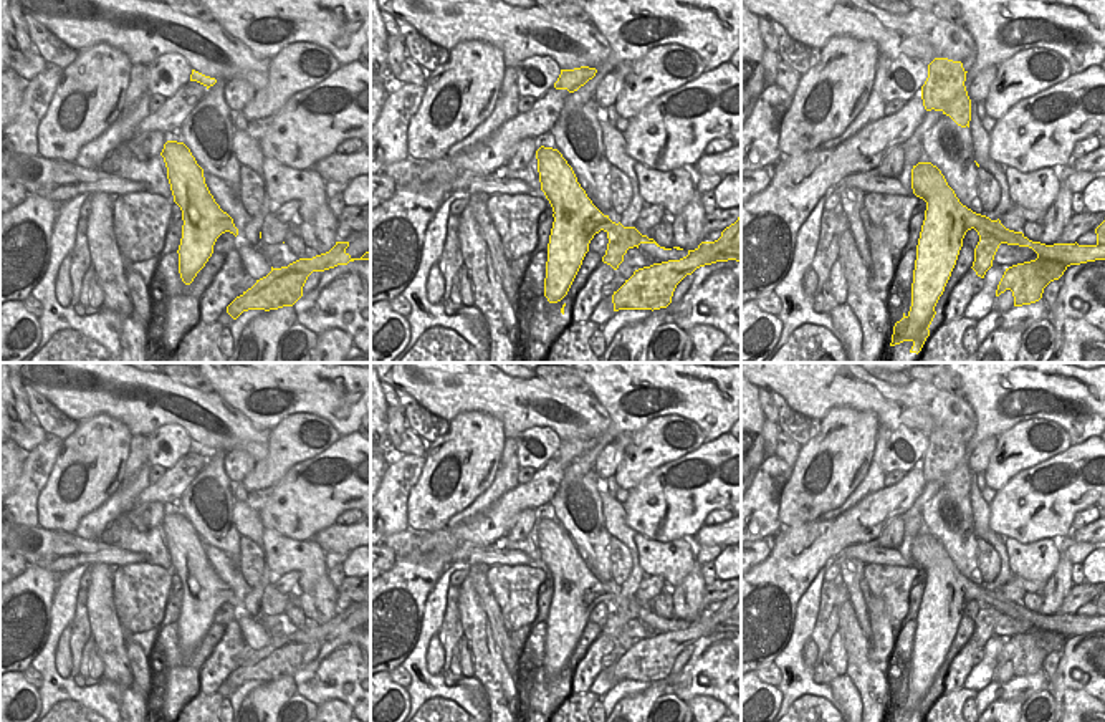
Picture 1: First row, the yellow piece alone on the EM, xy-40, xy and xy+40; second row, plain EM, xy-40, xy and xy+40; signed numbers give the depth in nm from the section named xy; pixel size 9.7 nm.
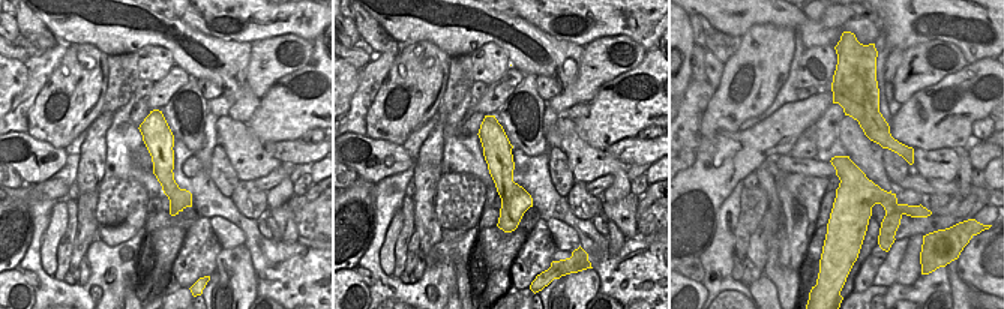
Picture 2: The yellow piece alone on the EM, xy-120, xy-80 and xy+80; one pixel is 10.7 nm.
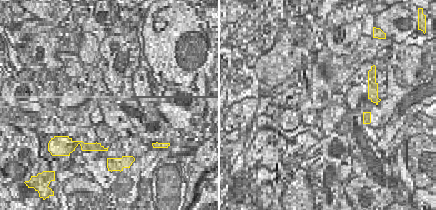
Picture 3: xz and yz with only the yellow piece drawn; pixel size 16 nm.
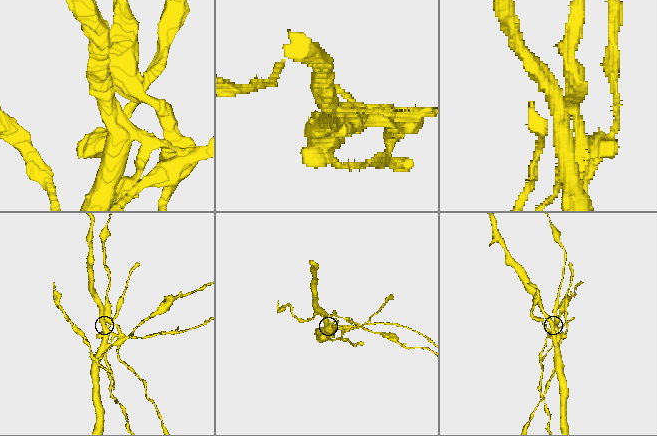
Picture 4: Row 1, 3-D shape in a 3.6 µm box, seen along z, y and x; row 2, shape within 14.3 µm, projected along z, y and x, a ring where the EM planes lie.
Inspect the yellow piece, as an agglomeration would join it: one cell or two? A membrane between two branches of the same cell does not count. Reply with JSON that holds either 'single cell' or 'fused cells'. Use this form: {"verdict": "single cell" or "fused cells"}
{"verdict": "fused cells"}

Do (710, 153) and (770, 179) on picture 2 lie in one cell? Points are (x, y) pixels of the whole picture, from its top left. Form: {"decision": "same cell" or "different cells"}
{"decision": "different cells"}

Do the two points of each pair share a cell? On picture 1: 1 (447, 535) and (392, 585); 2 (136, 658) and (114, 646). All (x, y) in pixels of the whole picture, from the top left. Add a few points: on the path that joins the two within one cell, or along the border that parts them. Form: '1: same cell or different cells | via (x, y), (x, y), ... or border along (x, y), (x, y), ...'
1: same cell | via (439, 550), (407, 582)
2: different cells | border along (123, 630), (133, 678), (141, 689)

